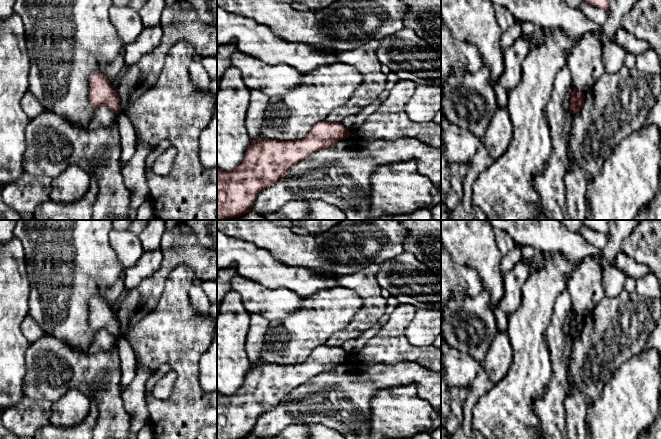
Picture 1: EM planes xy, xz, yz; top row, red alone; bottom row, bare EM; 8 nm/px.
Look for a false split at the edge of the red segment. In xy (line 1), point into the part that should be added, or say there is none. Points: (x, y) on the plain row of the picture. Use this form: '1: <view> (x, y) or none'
1: none

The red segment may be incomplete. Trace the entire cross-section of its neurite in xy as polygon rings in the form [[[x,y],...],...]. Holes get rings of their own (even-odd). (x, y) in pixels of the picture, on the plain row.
[[[92,297],[88,304],[90,309],[89,323],[95,333],[107,330],[116,338],[121,336],[118,316],[110,309],[104,298]]]

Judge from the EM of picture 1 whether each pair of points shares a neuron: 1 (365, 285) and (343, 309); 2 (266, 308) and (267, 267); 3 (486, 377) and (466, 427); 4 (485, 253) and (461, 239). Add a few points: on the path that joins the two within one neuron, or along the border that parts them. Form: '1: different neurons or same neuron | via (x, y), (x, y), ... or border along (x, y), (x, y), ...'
1: different neurons | border along (338, 285), (360, 298), (362, 307), (354, 317)
2: different neurons | border along (245, 278), (271, 288), (290, 290)
3: same neuron | via (477, 389), (469, 404), (467, 415)
4: same neuron | via (479, 250), (467, 239)

